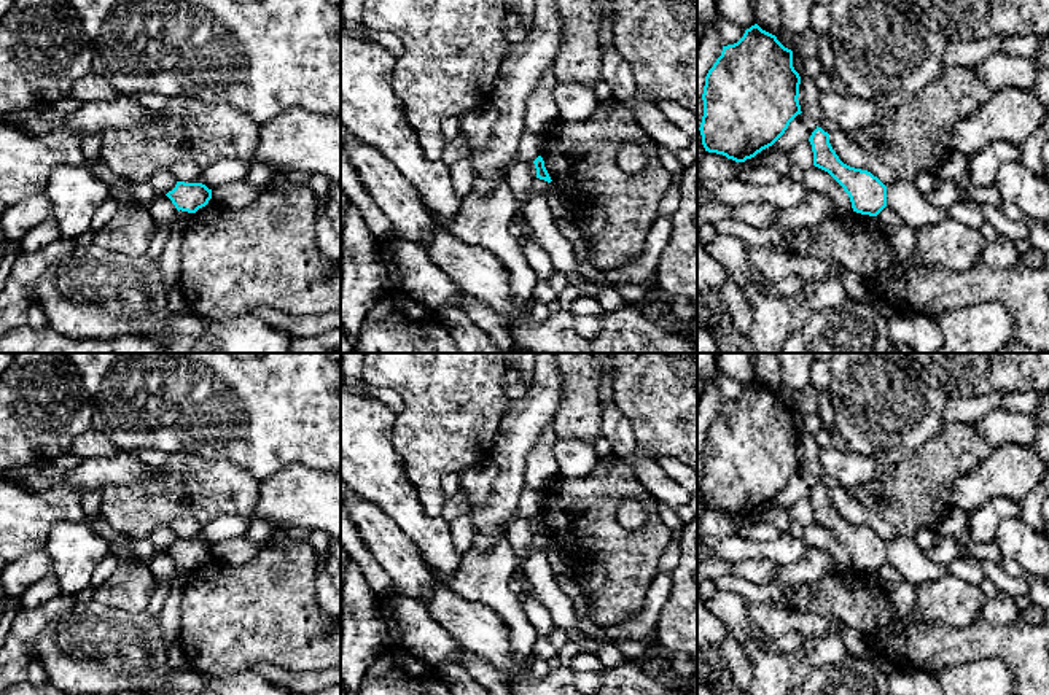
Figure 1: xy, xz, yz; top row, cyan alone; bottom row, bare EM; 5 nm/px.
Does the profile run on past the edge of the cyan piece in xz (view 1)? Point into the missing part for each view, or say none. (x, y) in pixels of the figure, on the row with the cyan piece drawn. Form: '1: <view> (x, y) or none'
1: none

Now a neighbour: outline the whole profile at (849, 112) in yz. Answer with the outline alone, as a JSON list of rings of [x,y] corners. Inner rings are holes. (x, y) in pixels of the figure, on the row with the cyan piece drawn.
[[[834,91],[820,94],[820,108],[823,118],[834,121],[845,132],[871,126],[877,118],[875,102]]]

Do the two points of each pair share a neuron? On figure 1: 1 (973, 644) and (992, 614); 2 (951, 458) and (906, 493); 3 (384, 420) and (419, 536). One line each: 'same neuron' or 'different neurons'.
1: different neurons
2: same neuron
3: same neuron

